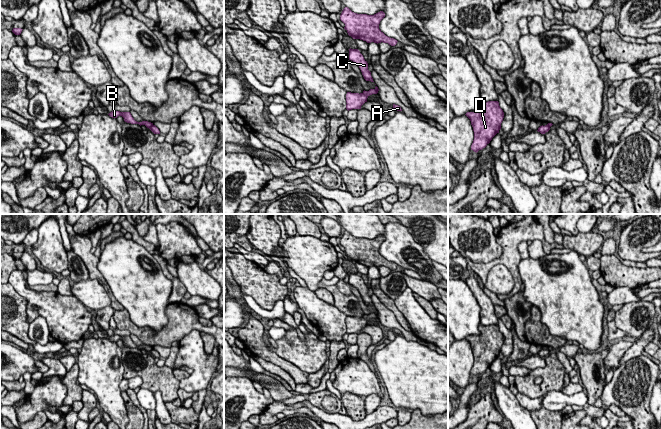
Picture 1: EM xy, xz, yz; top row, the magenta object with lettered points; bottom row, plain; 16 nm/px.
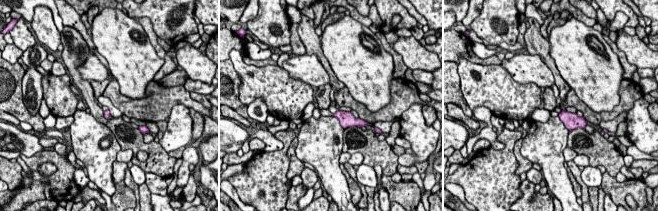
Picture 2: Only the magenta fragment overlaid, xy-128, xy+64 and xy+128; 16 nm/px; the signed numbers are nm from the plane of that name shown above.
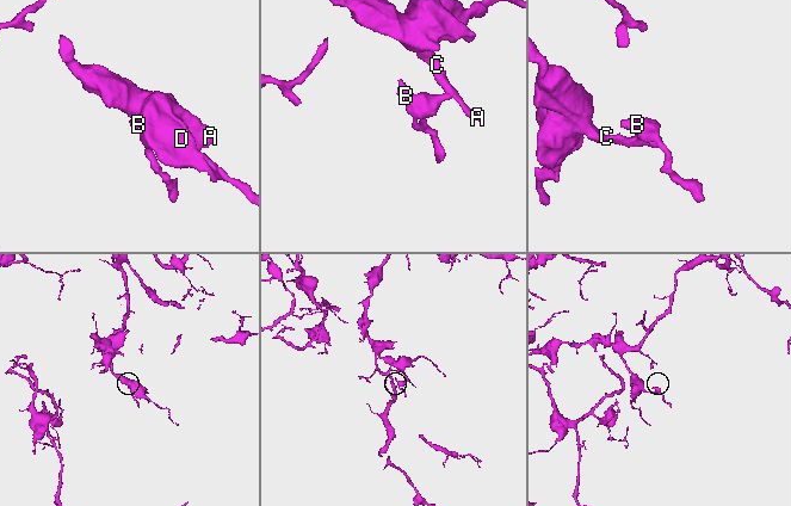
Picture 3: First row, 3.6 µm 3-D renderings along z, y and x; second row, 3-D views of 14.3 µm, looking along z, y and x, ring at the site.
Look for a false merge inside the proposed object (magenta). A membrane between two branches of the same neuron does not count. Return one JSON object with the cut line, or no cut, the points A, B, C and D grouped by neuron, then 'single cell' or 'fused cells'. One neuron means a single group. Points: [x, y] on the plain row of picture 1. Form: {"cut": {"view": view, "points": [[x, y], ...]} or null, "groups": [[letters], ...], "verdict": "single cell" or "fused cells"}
{"cut": {"view": "xy", "points": [[152, 348], [149, 352]]}, "groups": [["A", "C", "D"], ["B"]], "verdict": "fused cells"}

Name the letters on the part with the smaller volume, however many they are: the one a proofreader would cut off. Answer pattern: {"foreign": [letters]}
{"foreign": ["B"]}

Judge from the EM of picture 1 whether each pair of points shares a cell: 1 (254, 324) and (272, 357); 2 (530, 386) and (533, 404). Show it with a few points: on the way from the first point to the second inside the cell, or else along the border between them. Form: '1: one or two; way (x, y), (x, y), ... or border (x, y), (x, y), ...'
1: one; way (254, 333), (254, 341), (263, 350)
2: two; border (518, 391), (530, 397), (541, 397)

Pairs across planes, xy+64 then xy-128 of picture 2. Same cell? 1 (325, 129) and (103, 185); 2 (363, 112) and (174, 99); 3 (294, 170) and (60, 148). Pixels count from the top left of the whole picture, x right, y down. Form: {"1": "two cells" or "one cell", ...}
{"1": "one cell", "2": "one cell", "3": "two cells"}

